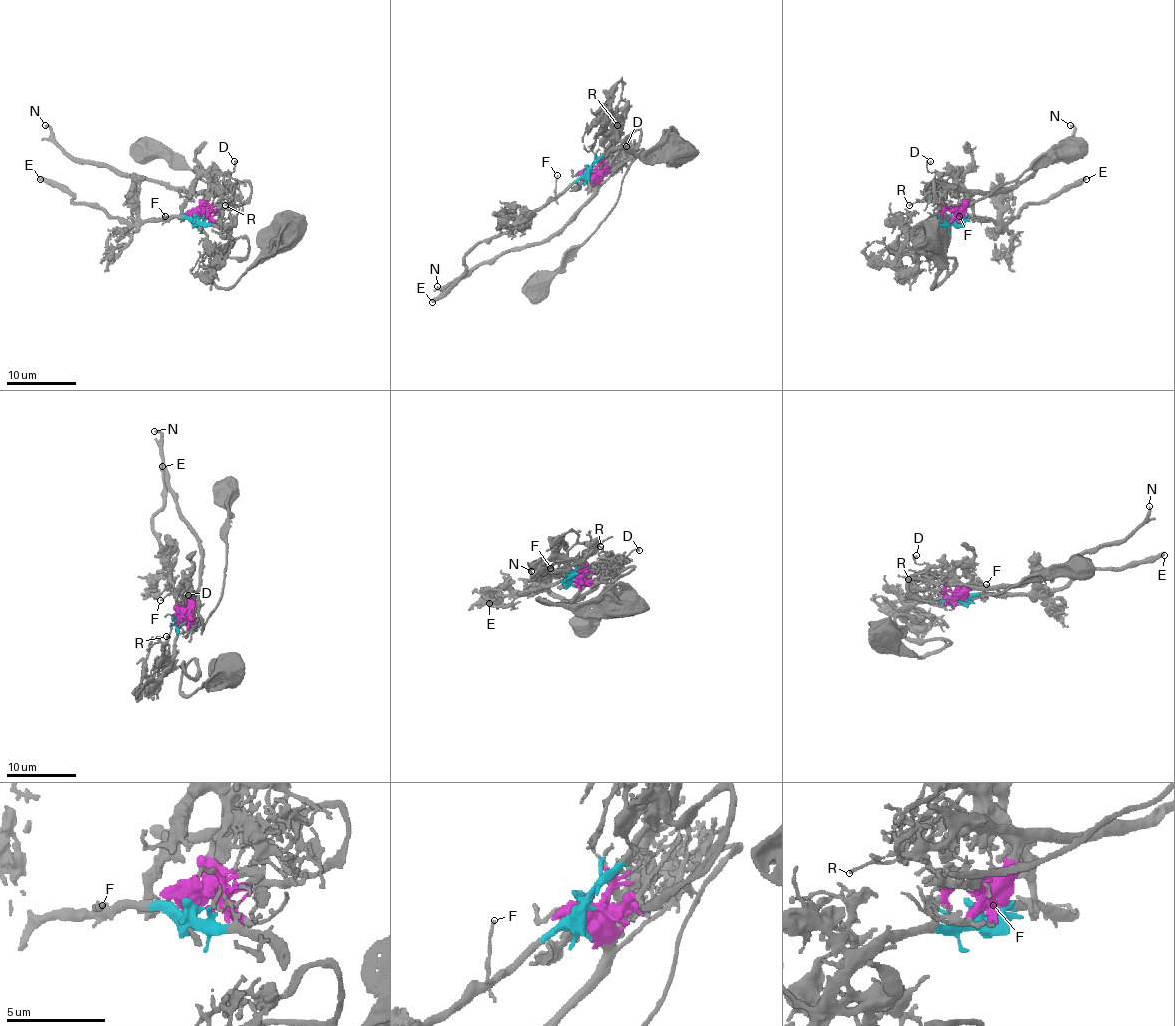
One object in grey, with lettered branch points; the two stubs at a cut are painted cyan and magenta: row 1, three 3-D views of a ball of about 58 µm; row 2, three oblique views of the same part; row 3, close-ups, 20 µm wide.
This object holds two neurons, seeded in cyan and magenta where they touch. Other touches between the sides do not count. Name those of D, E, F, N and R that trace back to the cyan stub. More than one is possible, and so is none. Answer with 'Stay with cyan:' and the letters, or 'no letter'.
Stay with cyan: E, F

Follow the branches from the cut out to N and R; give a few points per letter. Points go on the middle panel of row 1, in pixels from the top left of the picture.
N: (590, 170), (595, 194), (560, 229), (541, 241), (505, 250), (470, 269), (445, 290), (436, 286)
R: (590, 170), (599, 163), (597, 157), (607, 152), (611, 136), (618, 128), (616, 124)

